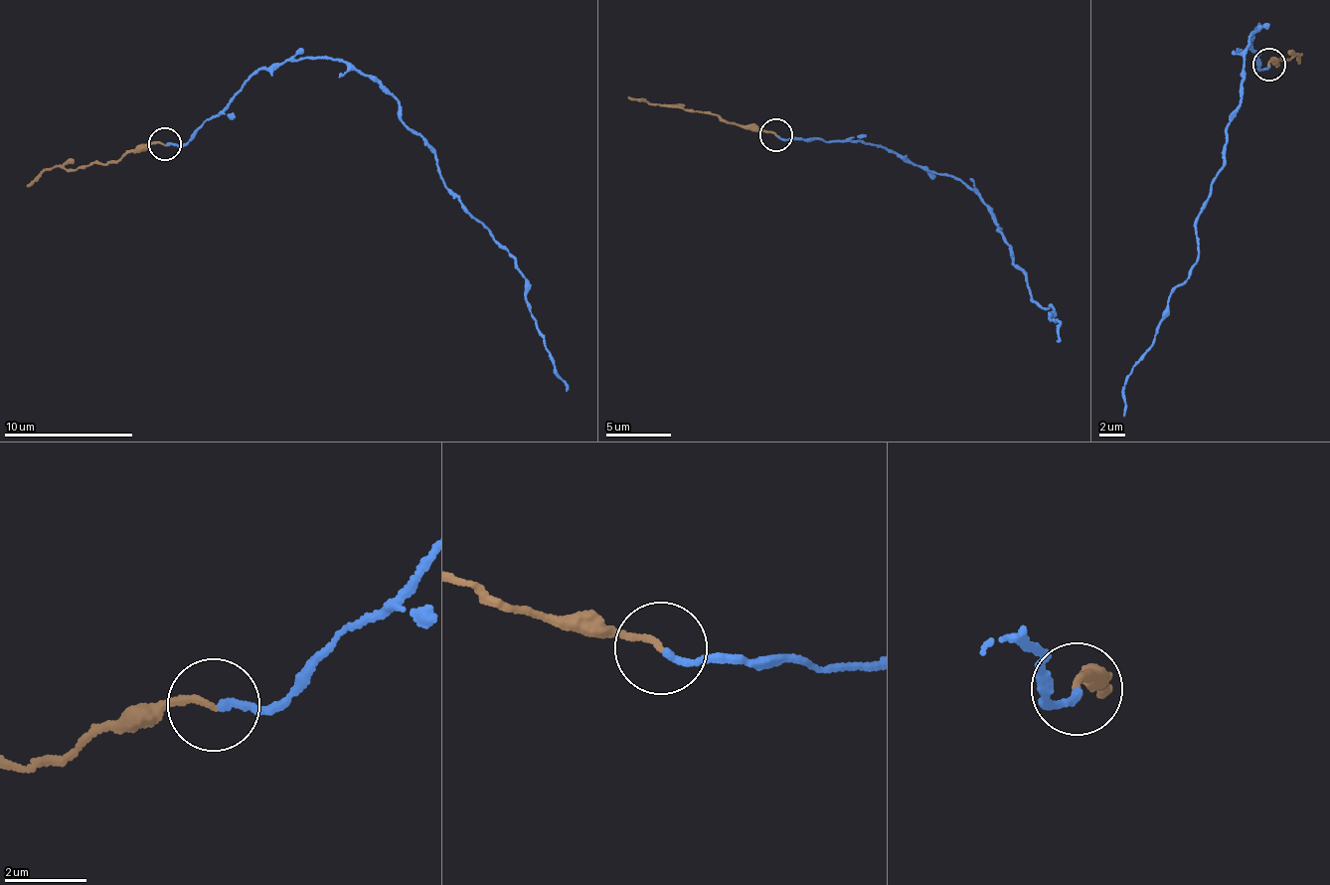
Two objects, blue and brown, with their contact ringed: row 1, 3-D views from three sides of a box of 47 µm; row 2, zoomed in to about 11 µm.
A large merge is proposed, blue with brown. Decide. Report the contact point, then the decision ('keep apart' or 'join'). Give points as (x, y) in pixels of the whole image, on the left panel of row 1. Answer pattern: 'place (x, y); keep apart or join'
place (164, 144); join

